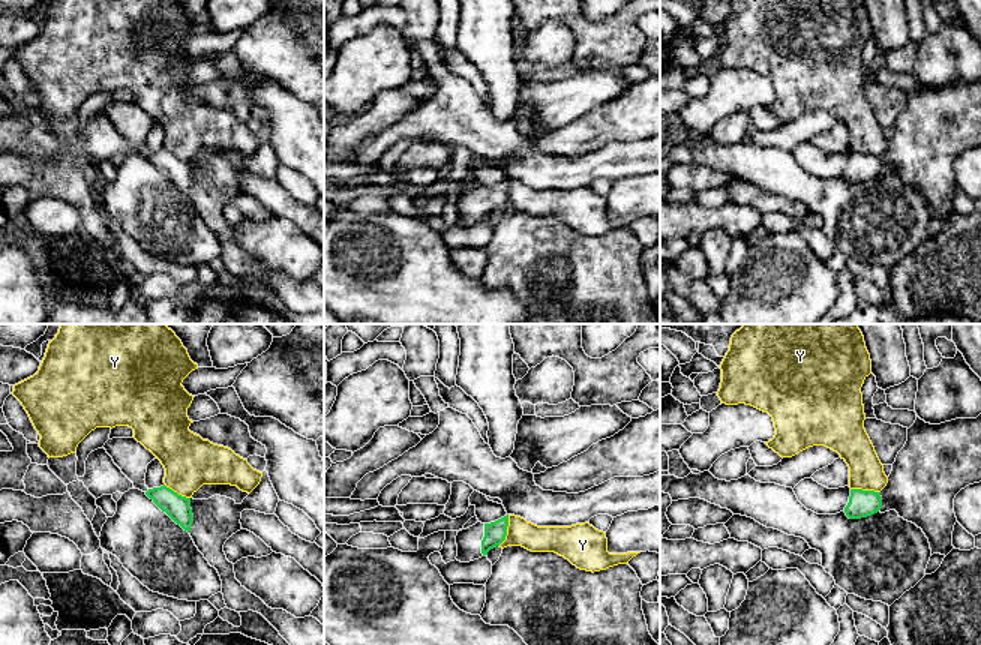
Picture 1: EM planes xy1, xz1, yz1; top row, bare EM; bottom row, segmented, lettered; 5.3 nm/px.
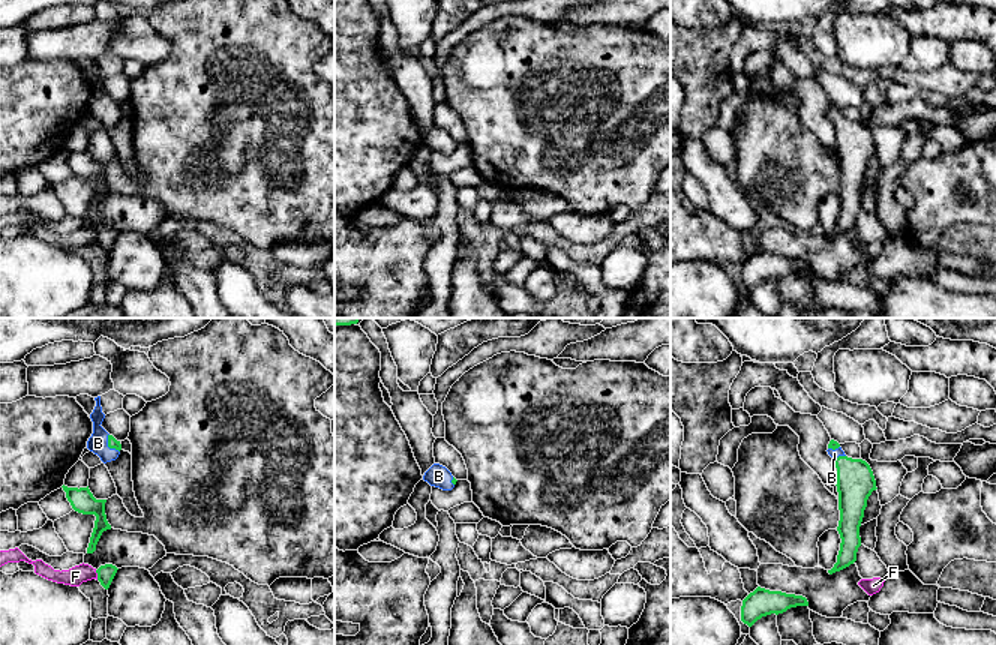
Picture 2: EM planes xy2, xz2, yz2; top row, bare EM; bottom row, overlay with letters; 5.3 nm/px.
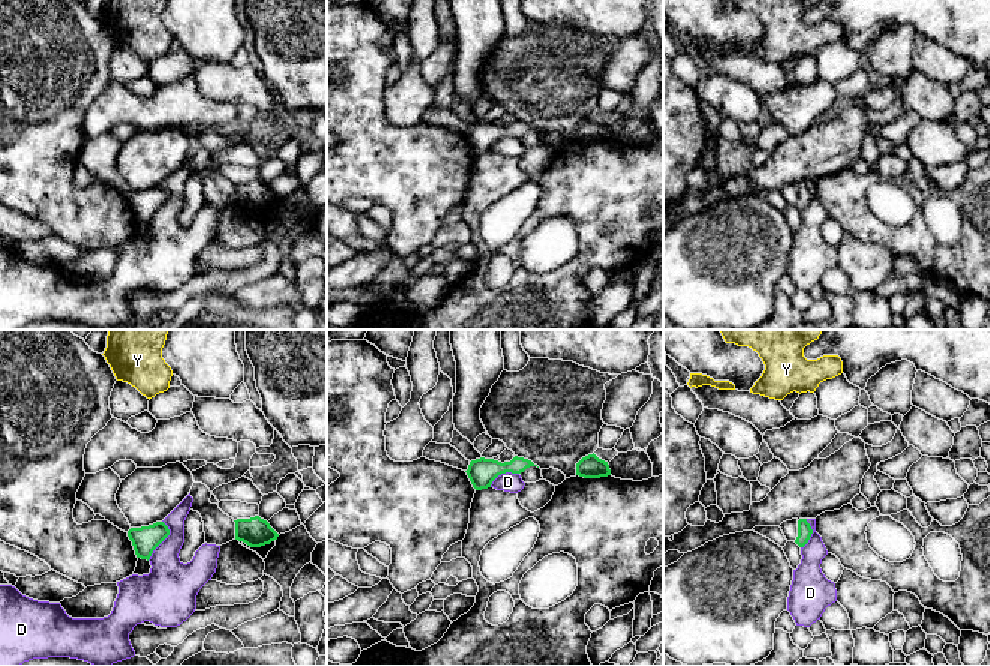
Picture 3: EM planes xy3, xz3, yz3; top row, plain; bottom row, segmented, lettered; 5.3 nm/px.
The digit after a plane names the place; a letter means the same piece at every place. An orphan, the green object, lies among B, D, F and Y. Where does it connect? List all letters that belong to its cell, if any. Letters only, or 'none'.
none

